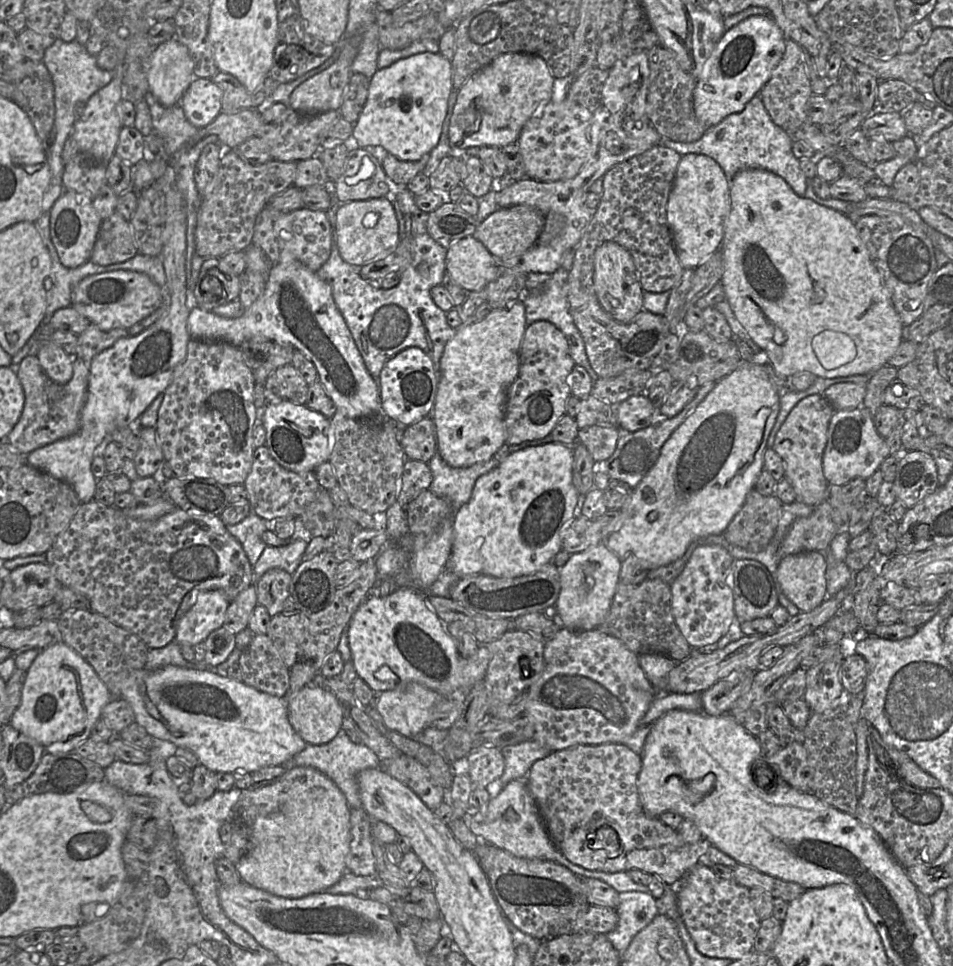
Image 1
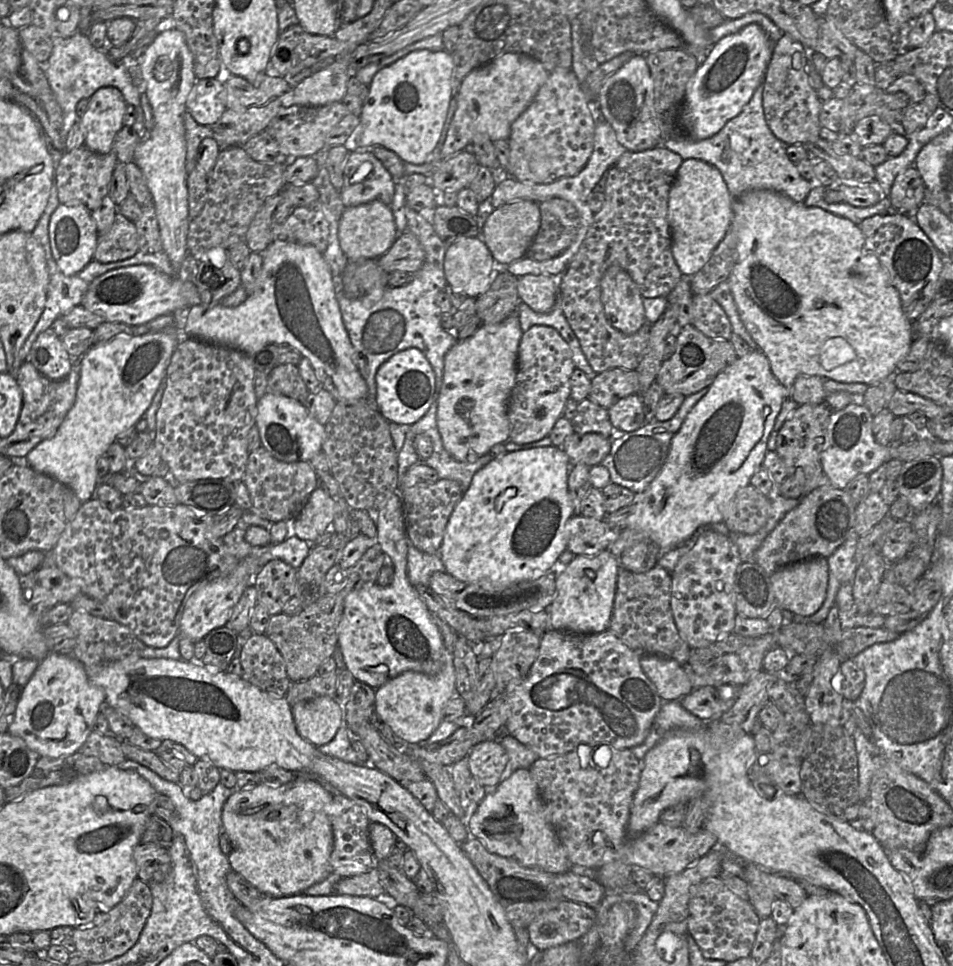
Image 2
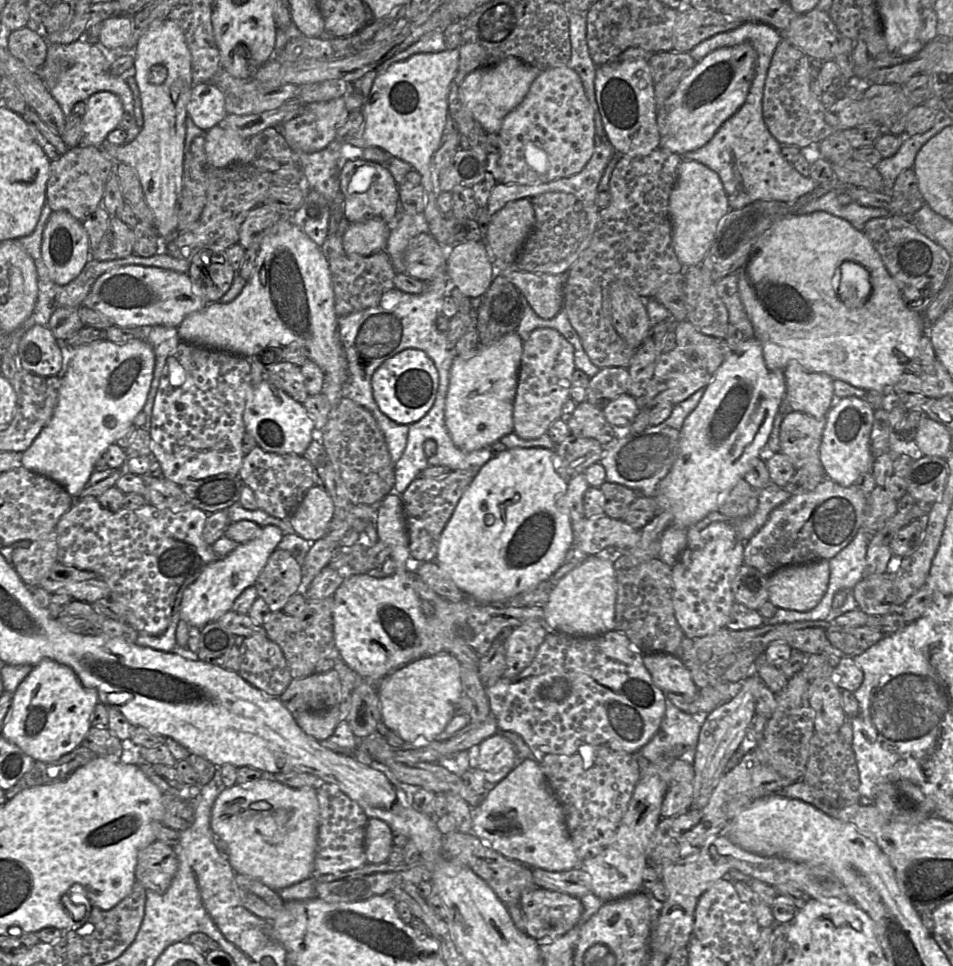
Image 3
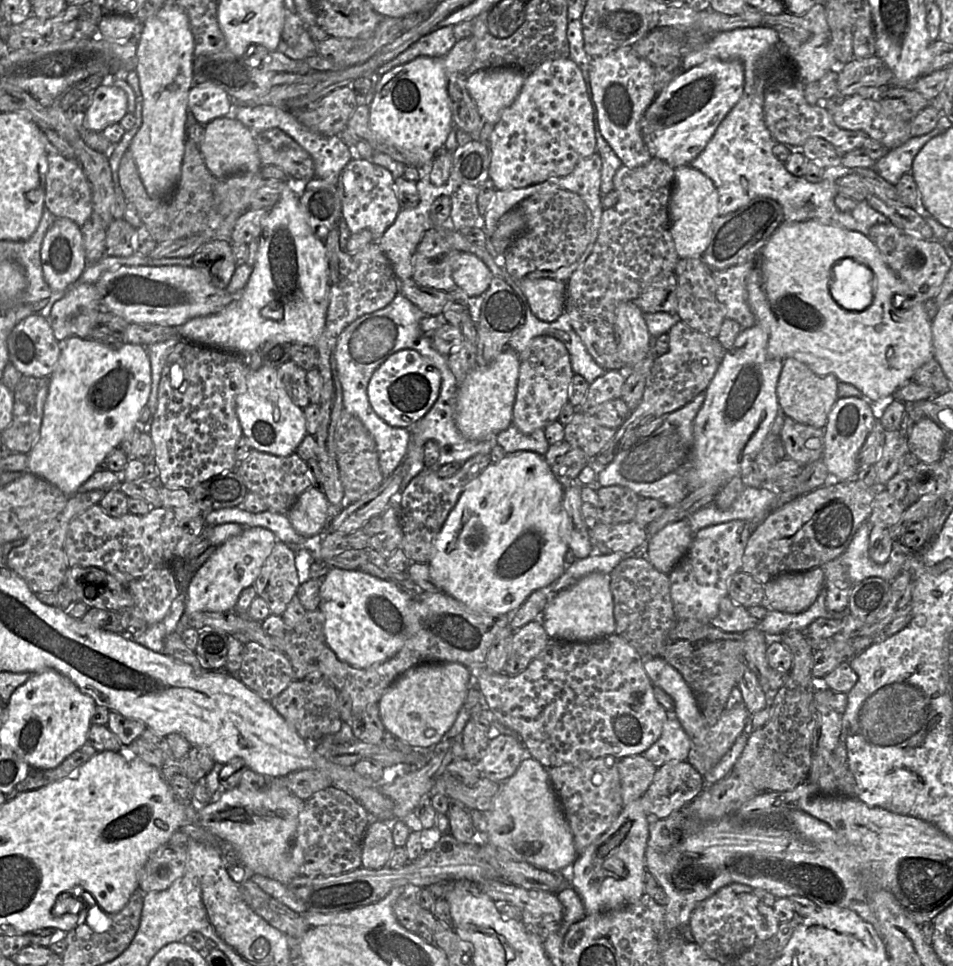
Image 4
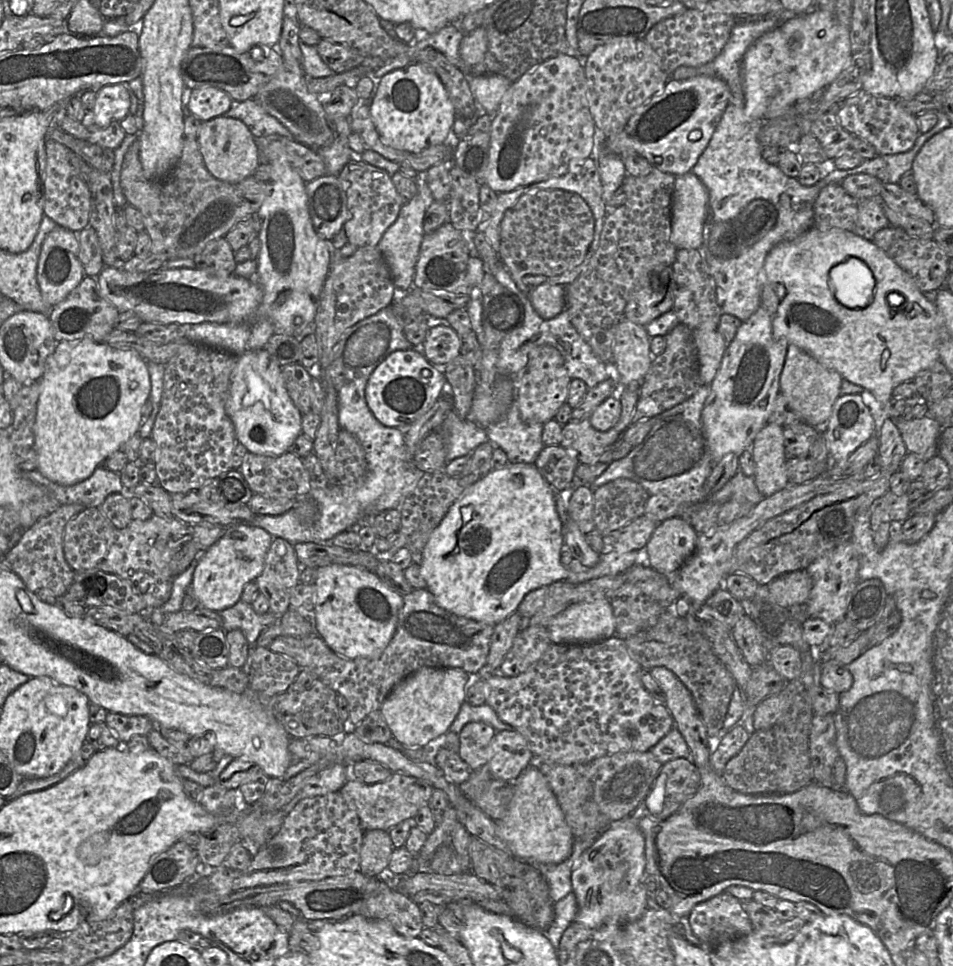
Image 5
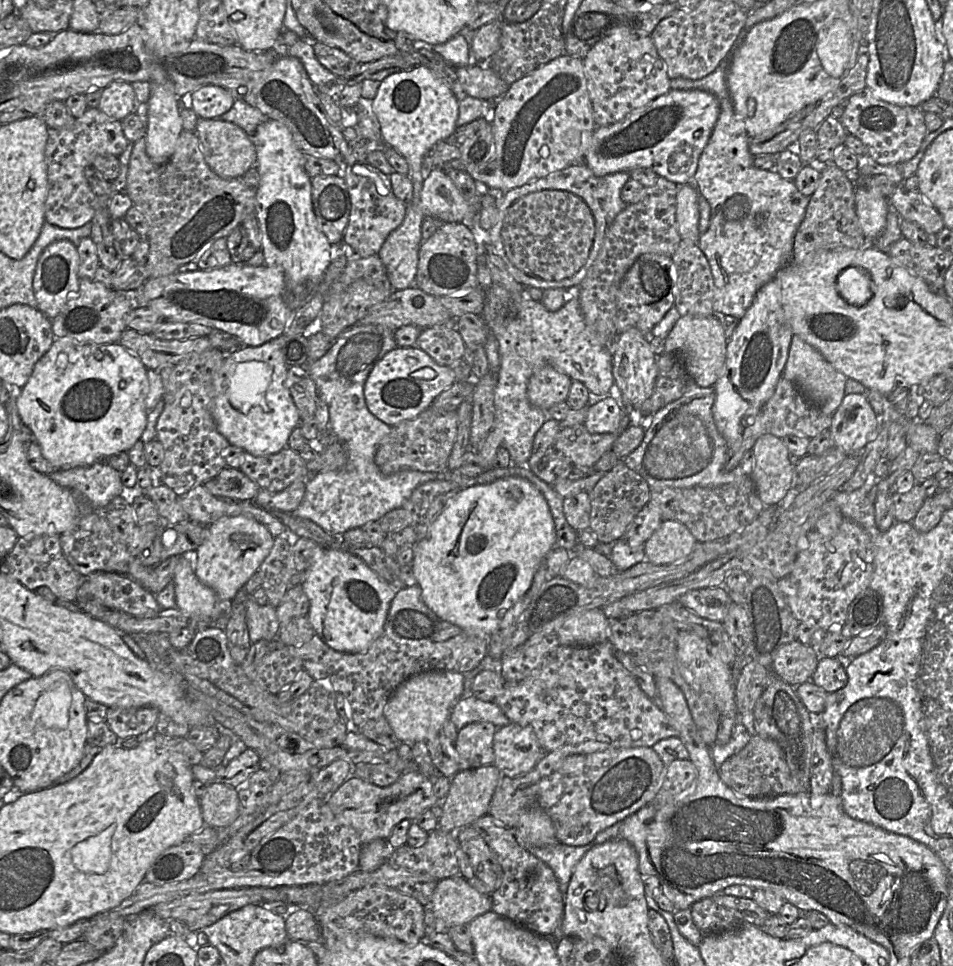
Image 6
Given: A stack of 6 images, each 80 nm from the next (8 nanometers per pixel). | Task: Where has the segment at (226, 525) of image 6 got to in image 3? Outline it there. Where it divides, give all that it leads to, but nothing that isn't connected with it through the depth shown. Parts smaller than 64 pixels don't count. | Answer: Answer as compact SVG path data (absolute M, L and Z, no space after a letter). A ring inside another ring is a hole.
M264 526L256 538L239 544L225 557L206 565L197 579L183 593L180 619L192 627L198 628L203 628L208 623L217 622L222 615L232 609L235 600L246 588L254 586L258 575L270 555L278 548L283 536L284 533L279 527Z

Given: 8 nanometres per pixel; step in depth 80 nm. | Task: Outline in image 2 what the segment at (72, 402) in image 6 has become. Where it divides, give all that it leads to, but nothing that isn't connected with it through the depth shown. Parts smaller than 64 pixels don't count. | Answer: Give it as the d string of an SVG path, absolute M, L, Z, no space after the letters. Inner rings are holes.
M185 312L171 314L175 316L176 328L93 345L80 358L80 379L72 408L55 435L38 443L26 455L25 463L69 487L82 503L93 498L98 485L97 460L119 435L143 418L179 341L185 337Z

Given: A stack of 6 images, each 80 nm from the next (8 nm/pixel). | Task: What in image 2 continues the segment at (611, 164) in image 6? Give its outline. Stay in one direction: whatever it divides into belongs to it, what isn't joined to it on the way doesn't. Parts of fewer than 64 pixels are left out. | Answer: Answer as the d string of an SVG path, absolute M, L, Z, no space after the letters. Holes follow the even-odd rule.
M752 23L715 43L686 86L685 97L678 115L678 125L686 137L699 141L717 134L732 118L739 115L755 90L763 84L774 46L766 32Z

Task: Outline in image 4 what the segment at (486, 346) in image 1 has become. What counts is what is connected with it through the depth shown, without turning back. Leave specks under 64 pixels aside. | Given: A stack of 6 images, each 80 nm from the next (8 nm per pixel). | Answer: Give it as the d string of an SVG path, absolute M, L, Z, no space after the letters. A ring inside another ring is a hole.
M506 348L491 364L476 367L459 384L454 419L463 437L468 440L495 439L497 434L512 424L519 369L519 355Z

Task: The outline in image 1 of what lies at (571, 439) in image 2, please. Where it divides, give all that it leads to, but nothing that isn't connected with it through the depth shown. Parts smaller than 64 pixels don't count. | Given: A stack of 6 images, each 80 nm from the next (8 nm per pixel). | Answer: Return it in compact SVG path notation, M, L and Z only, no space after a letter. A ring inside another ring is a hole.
M592 425L579 429L577 442L583 444L595 462L603 462L615 451L618 425Z

